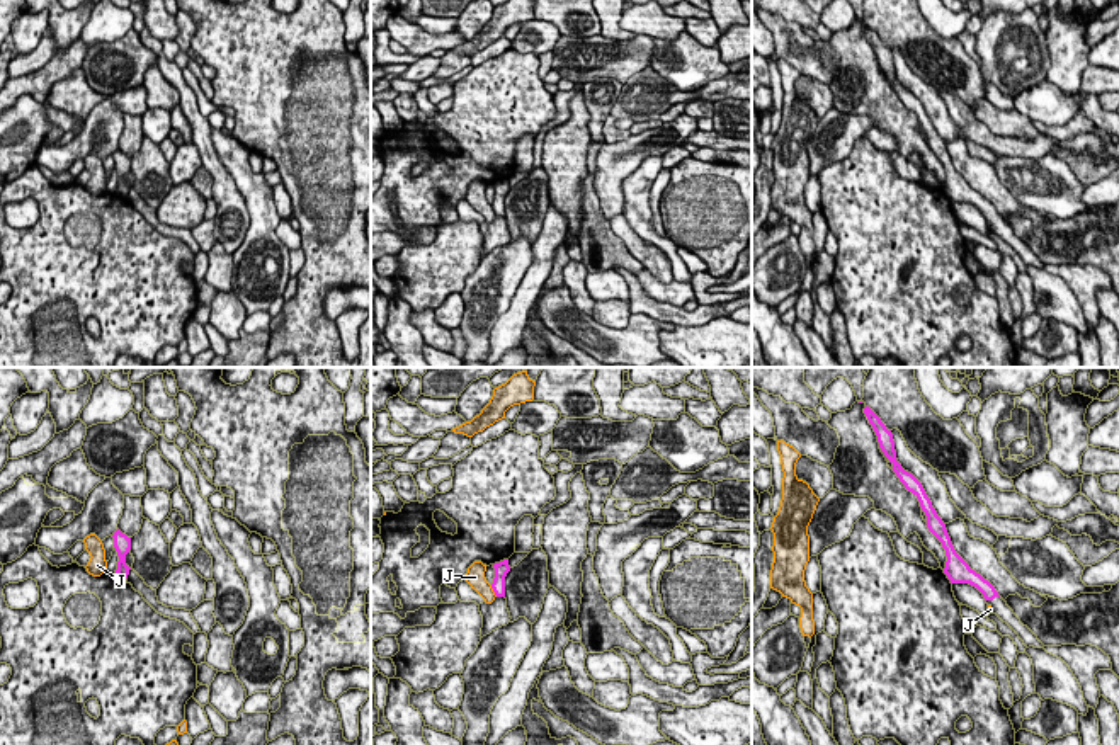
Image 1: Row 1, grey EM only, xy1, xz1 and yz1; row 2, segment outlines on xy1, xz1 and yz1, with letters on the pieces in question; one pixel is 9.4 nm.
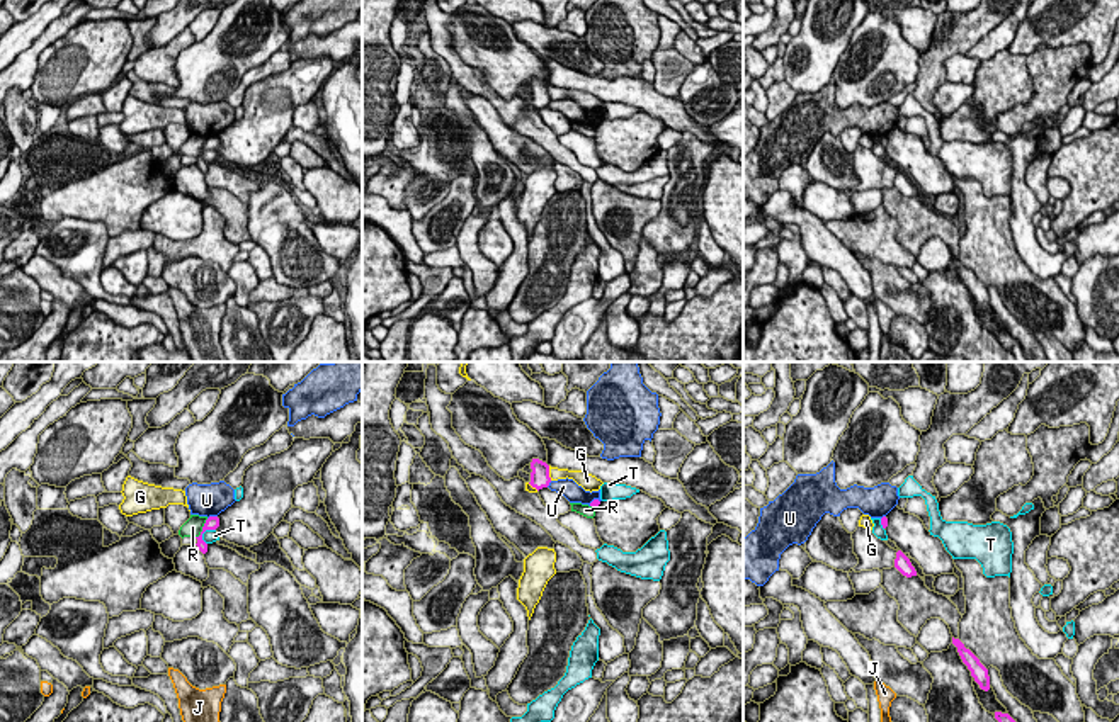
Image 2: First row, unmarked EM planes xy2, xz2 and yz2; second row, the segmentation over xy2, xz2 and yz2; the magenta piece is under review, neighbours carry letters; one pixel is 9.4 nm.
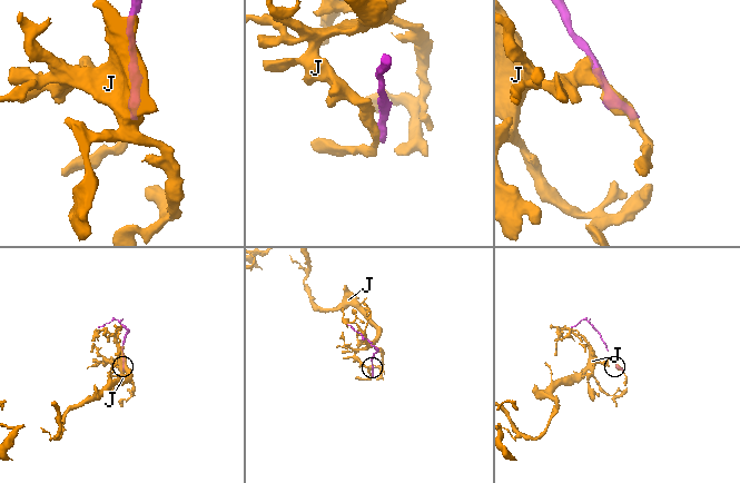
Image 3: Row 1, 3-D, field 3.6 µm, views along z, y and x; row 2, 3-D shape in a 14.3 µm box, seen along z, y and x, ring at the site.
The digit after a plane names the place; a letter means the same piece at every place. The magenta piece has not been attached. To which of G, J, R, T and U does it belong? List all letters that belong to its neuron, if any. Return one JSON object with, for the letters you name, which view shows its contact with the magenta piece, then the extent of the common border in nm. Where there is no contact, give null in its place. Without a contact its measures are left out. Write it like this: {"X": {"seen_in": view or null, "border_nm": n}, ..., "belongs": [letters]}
{"belongs": []}

